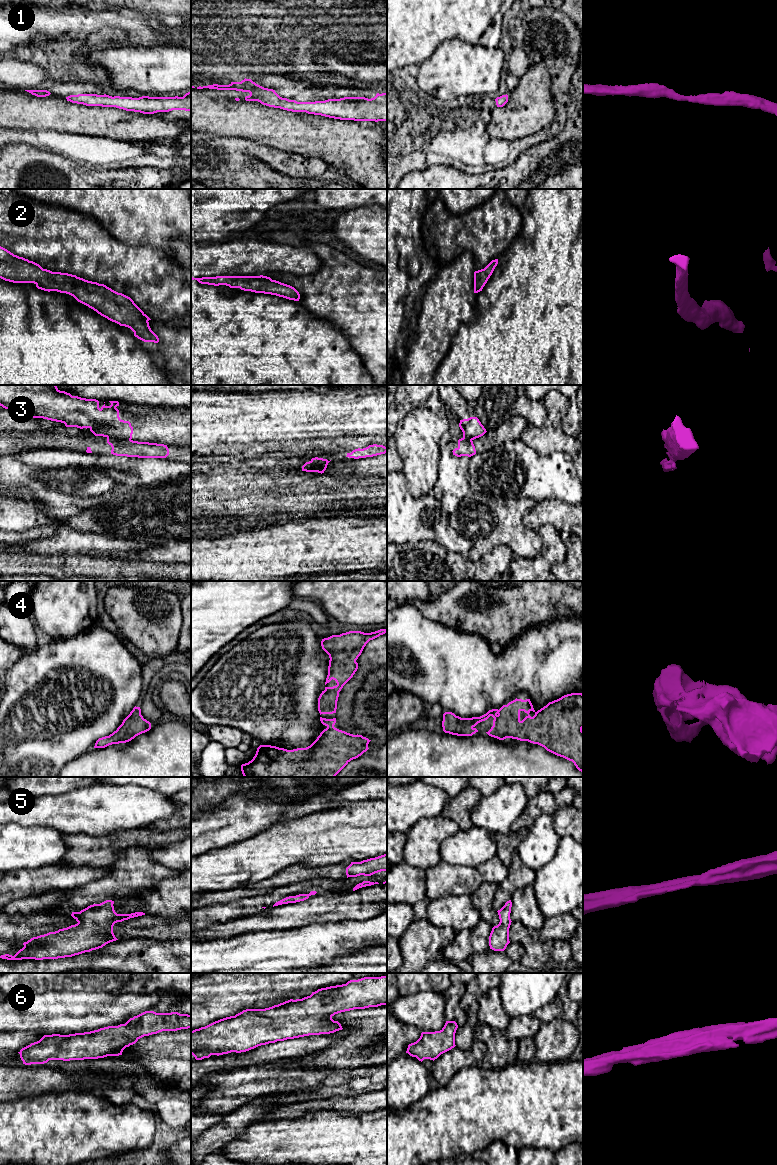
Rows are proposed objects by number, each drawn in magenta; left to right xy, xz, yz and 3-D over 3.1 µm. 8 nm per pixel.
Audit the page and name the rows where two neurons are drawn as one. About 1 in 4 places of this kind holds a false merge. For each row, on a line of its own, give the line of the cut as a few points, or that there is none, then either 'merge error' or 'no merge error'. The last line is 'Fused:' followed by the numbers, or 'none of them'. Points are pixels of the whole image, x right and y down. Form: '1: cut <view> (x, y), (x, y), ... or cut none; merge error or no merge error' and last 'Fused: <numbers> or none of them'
1: cut none; no merge error
2: cut none; no merge error
3: cut xy (107, 437), (128, 438), (130, 440); merge error
4: cut none; no merge error
5: cut none; no merge error
6: cut none; no merge error
Fused: 3

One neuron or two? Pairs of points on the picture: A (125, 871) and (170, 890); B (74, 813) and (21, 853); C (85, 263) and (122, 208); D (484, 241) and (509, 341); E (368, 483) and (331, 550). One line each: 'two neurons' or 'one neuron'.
A: two neurons
B: two neurons
C: two neurons
D: two neurons
E: two neurons

